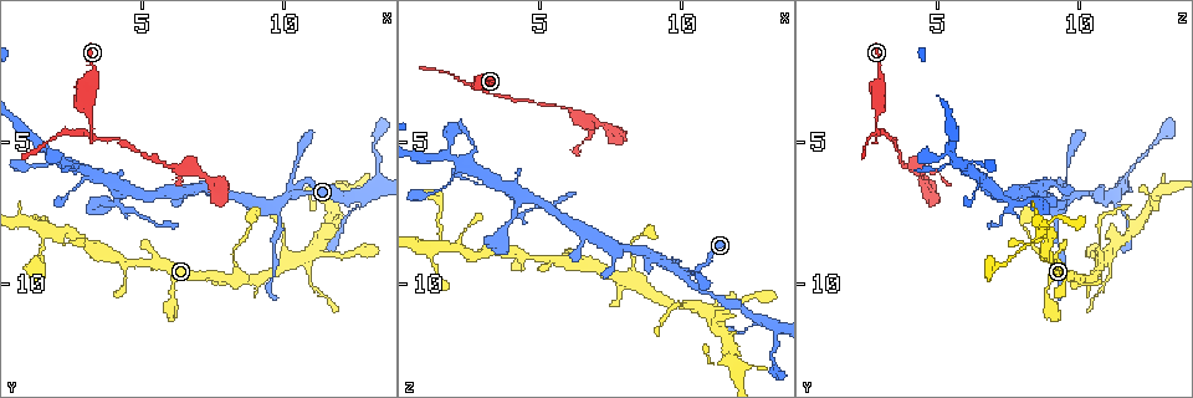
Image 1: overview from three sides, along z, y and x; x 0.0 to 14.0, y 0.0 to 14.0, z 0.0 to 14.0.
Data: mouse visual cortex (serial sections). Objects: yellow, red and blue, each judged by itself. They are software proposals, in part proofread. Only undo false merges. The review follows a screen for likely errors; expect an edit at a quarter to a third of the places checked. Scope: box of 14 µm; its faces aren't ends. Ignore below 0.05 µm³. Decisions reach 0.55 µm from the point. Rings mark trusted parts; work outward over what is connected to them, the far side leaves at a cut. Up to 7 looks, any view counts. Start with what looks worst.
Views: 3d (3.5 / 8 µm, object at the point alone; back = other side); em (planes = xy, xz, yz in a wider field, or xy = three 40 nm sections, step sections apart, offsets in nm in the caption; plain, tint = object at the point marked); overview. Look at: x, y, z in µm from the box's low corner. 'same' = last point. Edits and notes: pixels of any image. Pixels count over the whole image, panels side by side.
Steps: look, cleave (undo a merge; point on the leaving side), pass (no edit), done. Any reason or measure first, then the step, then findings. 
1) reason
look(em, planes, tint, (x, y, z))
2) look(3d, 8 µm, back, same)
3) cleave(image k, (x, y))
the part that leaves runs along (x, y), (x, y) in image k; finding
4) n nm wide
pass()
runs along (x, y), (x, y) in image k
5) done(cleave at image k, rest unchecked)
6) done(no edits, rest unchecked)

abrupt turn
look(3d, 3.5 µm, back, (2.8, 4.6, 2.9))

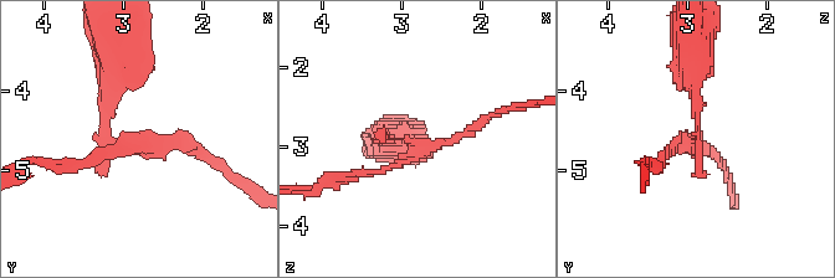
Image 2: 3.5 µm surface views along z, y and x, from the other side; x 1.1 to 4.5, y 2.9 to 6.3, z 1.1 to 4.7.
look(em, xy, step 3, tint, (2.85, 4.65, 3.00))

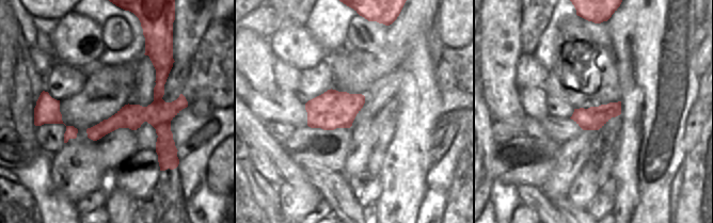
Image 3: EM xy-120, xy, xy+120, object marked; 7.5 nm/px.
look(em, xy, step 5, tint, same)

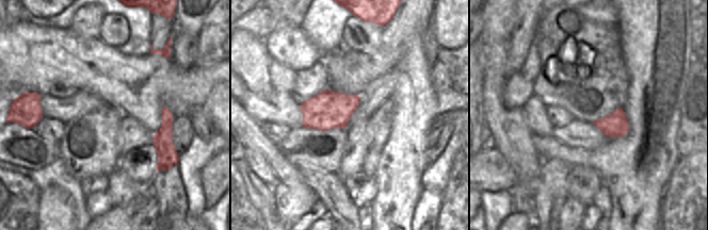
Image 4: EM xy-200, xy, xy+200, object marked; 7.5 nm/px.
cleave(image 2, (95, 154))
two cells meet here

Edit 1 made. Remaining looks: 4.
redraw
look(overview)

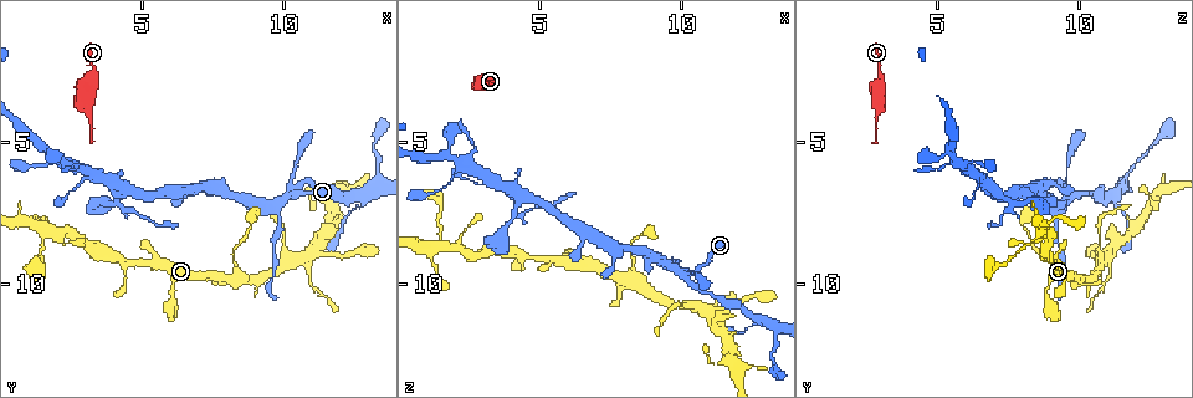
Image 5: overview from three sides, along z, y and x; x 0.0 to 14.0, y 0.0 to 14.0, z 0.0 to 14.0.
four-way junction
look(3d, 3.5 µm, (10.2, 6.7, 9.8))

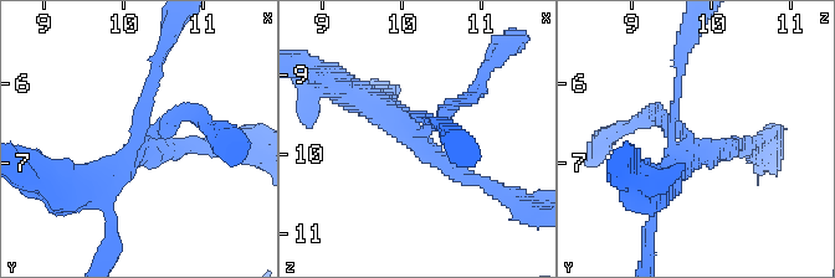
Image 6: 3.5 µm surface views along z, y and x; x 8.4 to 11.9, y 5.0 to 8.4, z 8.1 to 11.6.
4 arms; arms of 150, 200, 200, 400 nm; need the tissue
look(em, xy, step 5, tint, (10.30, 6.60, 9.75))

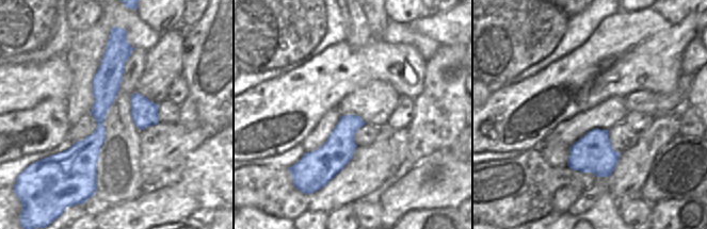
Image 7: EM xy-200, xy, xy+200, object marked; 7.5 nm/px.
look(em, xy, step 2, tint, same)

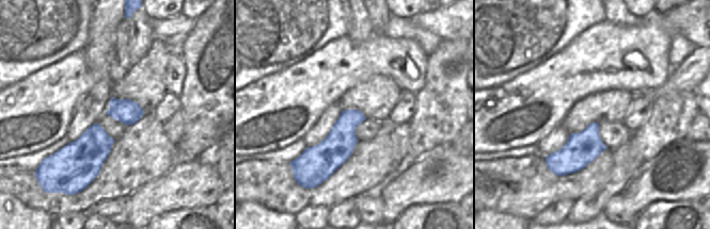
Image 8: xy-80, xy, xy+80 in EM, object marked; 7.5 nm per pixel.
pass()
all the same cell

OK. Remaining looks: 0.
done(cleave at image 2, rest unchecked)

